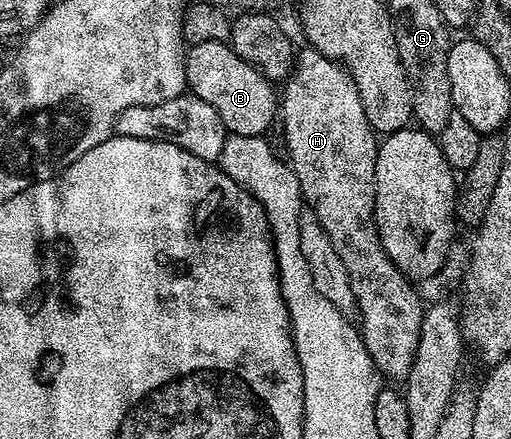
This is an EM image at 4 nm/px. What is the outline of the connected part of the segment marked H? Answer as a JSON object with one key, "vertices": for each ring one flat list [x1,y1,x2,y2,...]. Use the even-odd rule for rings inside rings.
{"vertices":[[303,48,298,51,283,88,281,129,287,141,289,165,299,181,304,203,317,216,321,228,329,232,329,240,333,240,333,248,337,248,349,272,349,284,353,284,353,296,359,305,357,322,361,327,365,348,384,379,406,379,417,356,425,302,419,299,415,291,418,289,411,279,400,272,393,260,389,260,379,239,379,229,375,223,375,161,379,148,377,135,365,116,365,108,361,108,357,86,353,84,346,66,325,57,321,52]]}

